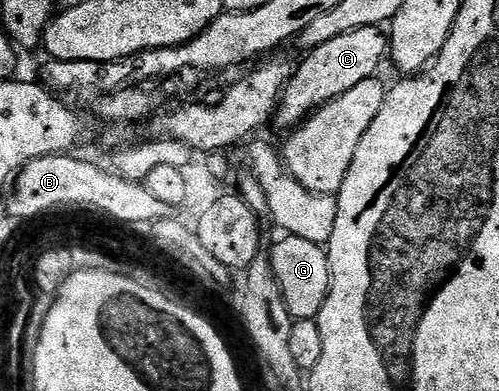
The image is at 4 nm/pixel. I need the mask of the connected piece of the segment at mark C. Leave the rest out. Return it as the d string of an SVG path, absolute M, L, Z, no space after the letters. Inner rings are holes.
M365 27L352 33L340 33L332 41L324 41L316 49L305 52L306 60L295 66L294 76L282 90L282 99L274 113L273 122L282 127L297 128L306 122L319 107L332 102L336 97L356 89L360 81L375 78L379 74L378 66L388 55L388 35L382 27Z

